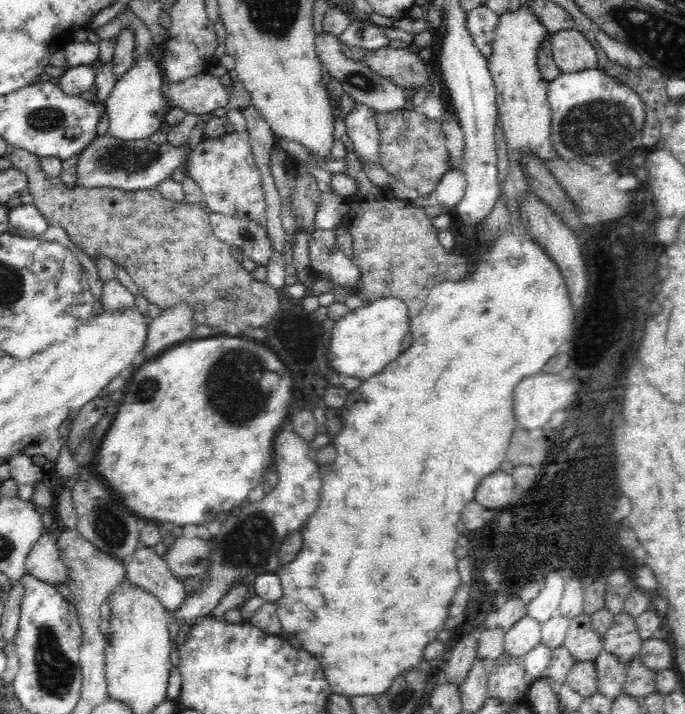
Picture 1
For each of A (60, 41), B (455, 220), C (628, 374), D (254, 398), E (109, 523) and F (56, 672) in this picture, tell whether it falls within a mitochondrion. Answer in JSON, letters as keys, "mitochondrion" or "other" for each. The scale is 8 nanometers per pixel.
{"A":"other","B":"other","C":"mitochondrion","D":"mitochondrion","E":"mitochondrion","F":"mitochondrion"}

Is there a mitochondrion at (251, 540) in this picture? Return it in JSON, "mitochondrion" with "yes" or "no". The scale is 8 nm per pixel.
{"mitochondrion":"yes"}

